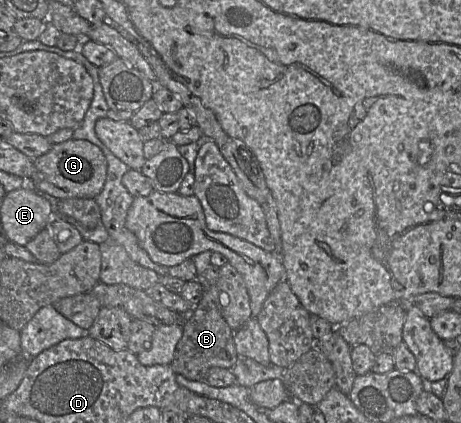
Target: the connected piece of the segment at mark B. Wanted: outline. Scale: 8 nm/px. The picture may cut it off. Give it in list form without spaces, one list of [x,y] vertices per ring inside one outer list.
[[[205,286],[204,294],[199,304],[194,306],[189,315],[183,316],[186,316],[185,322],[183,323],[183,335],[177,344],[175,357],[171,363],[174,372],[191,381],[206,382],[210,369],[219,367],[230,370],[233,368],[239,358],[234,341],[235,332],[230,328],[220,313],[207,286]]]

